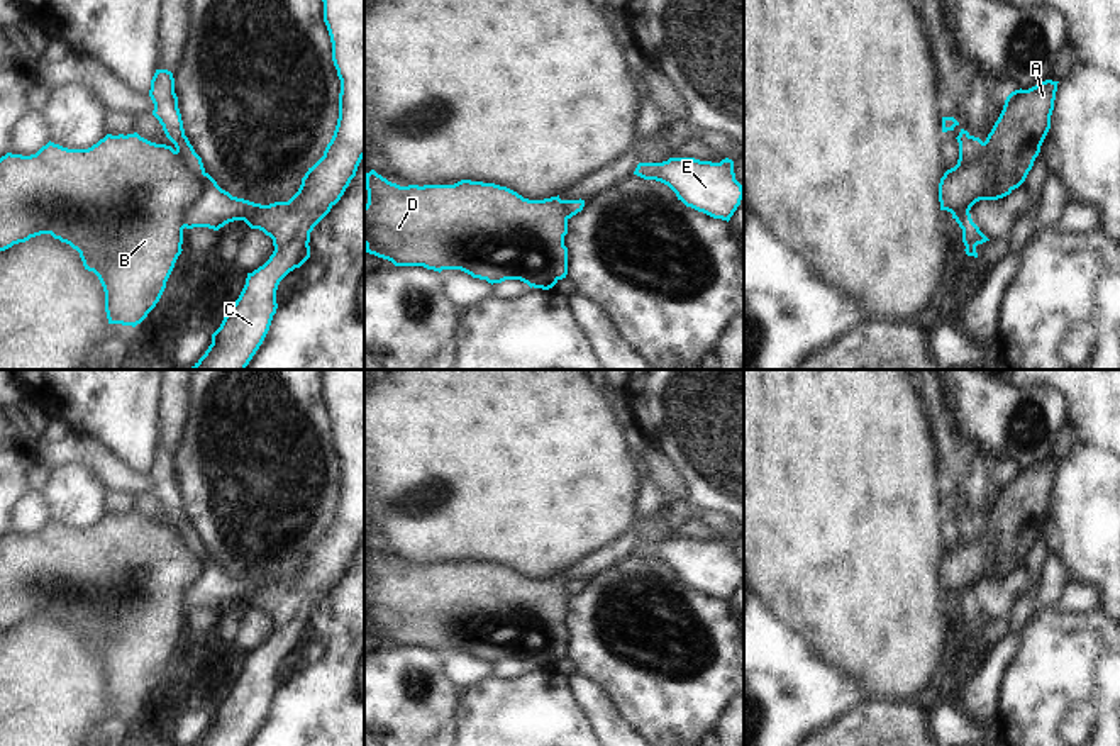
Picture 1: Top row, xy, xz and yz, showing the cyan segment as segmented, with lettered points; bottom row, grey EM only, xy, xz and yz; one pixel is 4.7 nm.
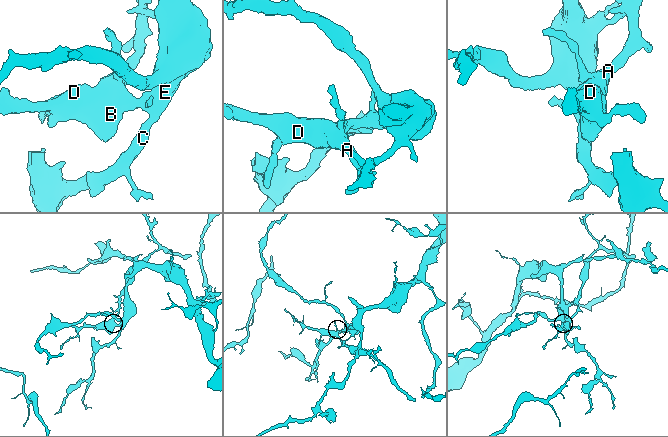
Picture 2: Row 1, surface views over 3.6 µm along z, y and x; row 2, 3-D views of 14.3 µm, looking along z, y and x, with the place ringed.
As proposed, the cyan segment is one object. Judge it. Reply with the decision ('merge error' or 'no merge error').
merge error

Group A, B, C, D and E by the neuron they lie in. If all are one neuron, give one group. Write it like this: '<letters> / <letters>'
A B D / C E

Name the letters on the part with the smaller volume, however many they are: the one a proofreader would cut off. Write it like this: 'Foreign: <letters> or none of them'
Foreign: A, B, D

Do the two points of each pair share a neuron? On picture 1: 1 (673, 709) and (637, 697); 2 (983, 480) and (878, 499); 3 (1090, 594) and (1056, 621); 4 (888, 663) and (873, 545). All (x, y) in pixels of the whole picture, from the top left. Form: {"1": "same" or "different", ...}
{"1": "same", "2": "different", "3": "different", "4": "same"}

